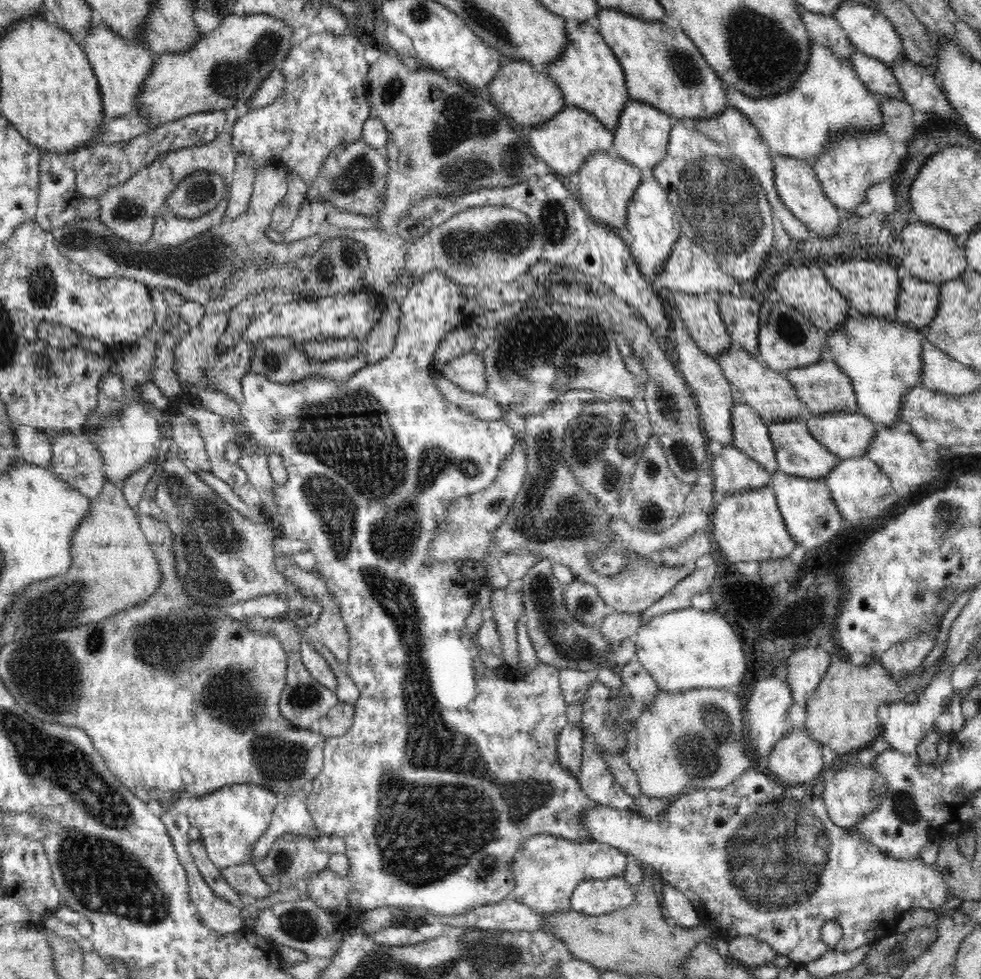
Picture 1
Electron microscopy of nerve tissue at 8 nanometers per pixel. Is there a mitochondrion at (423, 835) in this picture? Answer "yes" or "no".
yes

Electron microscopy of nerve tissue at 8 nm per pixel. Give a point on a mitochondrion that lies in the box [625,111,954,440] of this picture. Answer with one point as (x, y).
(724, 209)

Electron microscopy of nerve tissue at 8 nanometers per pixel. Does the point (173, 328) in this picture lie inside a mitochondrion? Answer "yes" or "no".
no

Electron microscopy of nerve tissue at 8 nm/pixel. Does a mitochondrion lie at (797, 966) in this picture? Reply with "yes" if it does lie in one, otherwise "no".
no

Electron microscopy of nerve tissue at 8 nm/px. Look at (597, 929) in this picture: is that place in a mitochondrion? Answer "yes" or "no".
no

